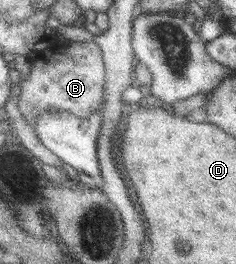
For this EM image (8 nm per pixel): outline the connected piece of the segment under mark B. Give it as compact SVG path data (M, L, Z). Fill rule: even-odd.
M95 38L91 41L78 43L70 43L66 40L55 42L46 51L33 51L30 59L32 70L27 77L20 81L21 94L18 96L18 108L30 126L36 128L38 117L44 111L70 111L76 116L88 118L96 111L101 110L107 84L107 68L102 48L95 42Z

